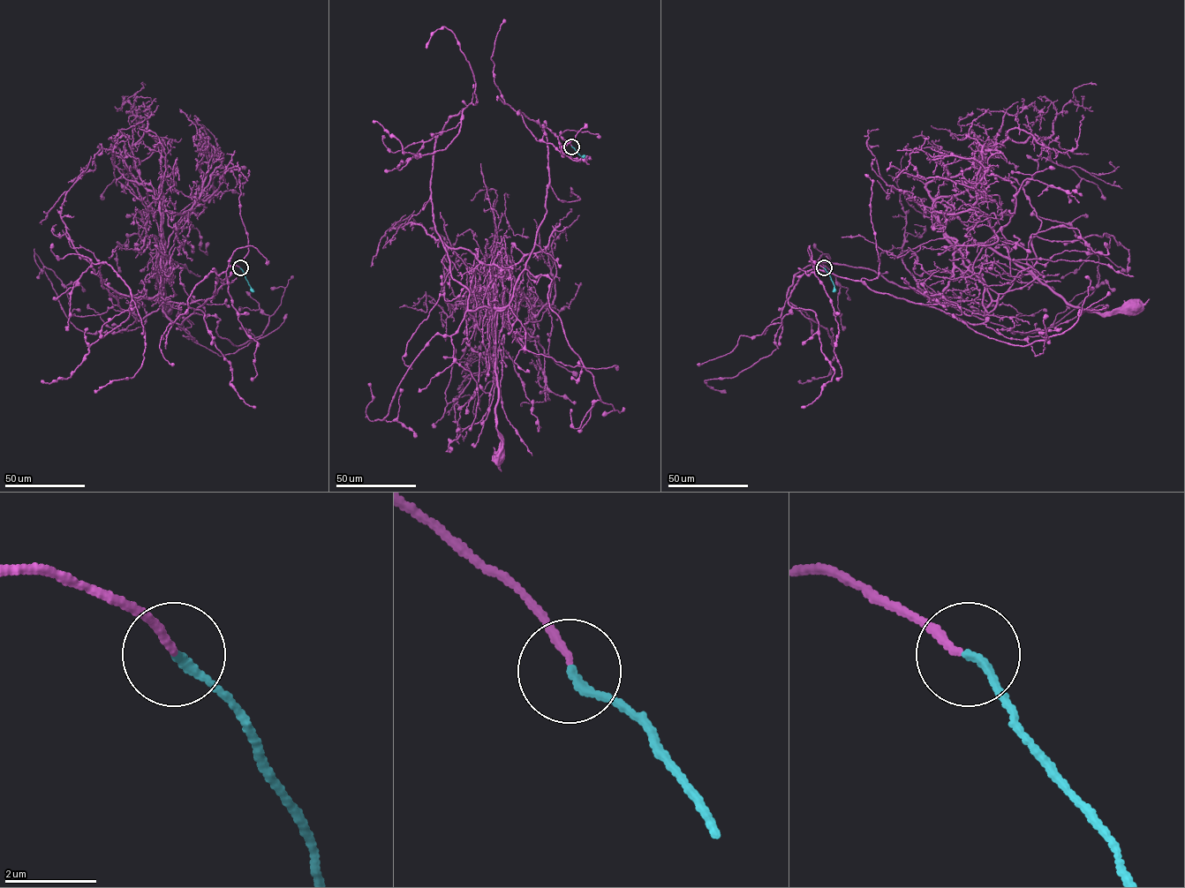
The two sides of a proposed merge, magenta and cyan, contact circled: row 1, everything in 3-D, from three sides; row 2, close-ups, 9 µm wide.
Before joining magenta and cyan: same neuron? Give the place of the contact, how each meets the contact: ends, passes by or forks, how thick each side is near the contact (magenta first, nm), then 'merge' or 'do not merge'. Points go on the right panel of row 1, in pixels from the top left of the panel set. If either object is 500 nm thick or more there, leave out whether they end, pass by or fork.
(824, 267) | magenta ends | cyan ends | 160/200 nm | merge

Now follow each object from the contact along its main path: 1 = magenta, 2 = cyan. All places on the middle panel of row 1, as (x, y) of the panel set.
1: (571, 146), (543, 129), (549, 176), (547, 213), (512, 298), (494, 317), (499, 456)
2: (571, 146), (580, 155), (585, 155)

